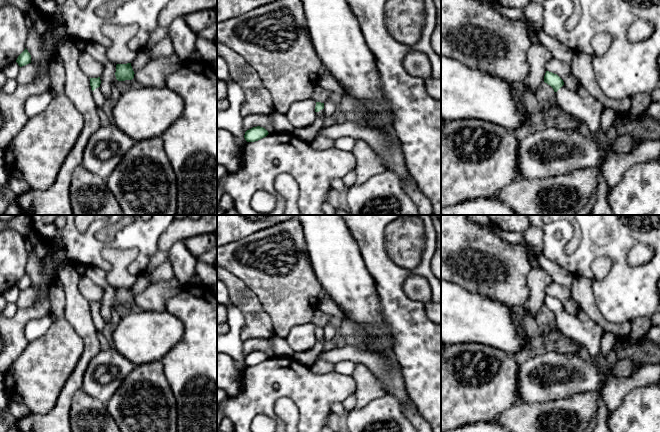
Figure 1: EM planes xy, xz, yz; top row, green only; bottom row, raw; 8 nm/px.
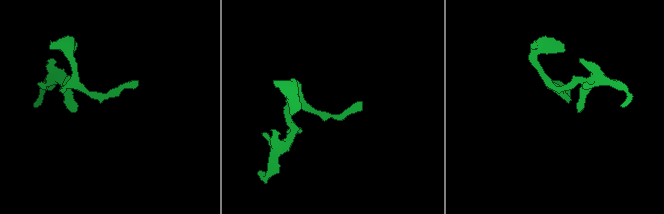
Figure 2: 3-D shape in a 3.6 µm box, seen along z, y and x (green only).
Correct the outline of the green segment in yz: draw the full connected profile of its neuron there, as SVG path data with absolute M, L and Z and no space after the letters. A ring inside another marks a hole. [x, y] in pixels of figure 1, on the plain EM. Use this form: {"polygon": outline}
{"polygon": "M549 295L545 297L544 306L553 312L560 333L578 342L588 358L594 362L602 362L601 338L604 330L599 324L591 319L581 321L578 317L570 315L557 298Z"}

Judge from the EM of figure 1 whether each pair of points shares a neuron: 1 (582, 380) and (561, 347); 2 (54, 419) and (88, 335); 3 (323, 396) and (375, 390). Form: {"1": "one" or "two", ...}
{"1": "two", "2": "one", "3": "two"}

